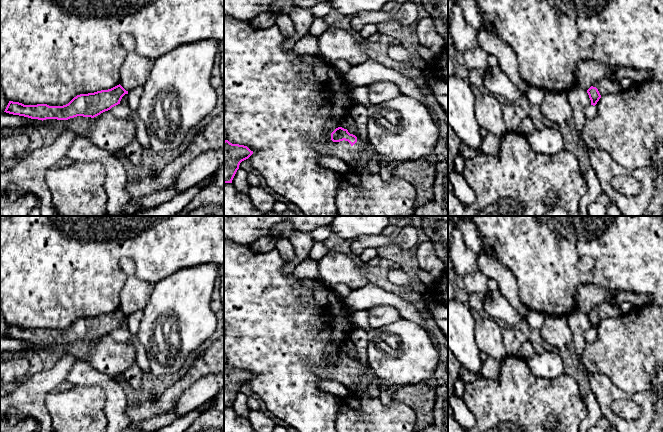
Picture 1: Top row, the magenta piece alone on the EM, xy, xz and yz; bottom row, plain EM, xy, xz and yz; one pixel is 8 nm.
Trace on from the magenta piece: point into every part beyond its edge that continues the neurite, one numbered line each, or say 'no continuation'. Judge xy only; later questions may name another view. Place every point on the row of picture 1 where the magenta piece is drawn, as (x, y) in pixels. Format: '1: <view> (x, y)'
no continuation

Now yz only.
1: yz (605, 86)

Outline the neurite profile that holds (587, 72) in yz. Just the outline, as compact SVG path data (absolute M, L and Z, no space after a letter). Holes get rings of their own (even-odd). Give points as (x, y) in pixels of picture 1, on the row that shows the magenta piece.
M596 60L581 62L575 71L576 86L588 90L595 82L608 78L611 81L619 82L629 78L635 83L648 80L652 73L648 70L636 70L633 68L609 68Z

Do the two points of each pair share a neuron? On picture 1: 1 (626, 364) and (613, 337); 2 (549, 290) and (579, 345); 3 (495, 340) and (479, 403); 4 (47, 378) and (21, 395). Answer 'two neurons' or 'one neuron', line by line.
1: one neuron
2: two neurons
3: two neurons
4: one neuron

